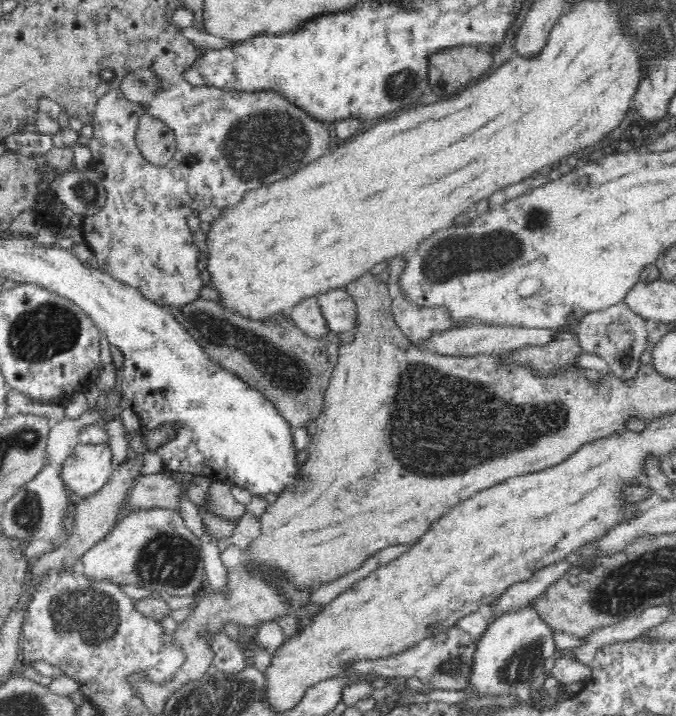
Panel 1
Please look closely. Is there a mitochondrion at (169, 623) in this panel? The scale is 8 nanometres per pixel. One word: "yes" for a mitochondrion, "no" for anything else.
no

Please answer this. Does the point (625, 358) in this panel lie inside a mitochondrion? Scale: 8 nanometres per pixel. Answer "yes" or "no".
no

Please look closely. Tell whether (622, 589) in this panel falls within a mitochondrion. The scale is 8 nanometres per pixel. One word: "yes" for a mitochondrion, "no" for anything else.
yes

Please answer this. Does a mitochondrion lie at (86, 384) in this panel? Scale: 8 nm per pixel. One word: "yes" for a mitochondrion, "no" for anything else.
no

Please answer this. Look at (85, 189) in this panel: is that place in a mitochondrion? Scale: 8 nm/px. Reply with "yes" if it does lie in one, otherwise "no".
yes

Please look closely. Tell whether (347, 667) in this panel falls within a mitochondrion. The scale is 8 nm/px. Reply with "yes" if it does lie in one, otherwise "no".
no

